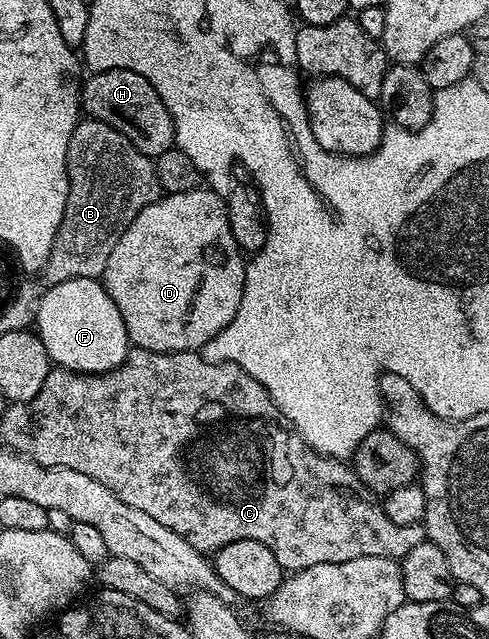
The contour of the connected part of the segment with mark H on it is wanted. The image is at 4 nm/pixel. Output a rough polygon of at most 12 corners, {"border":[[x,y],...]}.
{"border":[[102,69],[82,85],[87,116],[142,155],[175,146],[176,127],[138,71]]}

